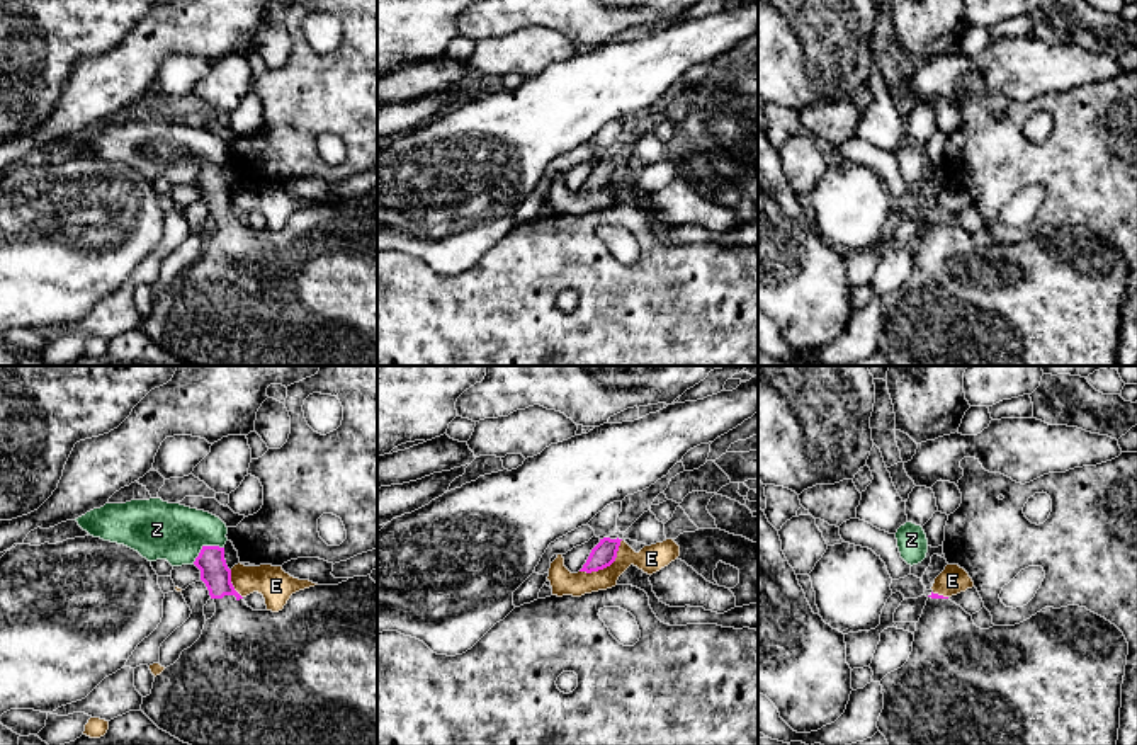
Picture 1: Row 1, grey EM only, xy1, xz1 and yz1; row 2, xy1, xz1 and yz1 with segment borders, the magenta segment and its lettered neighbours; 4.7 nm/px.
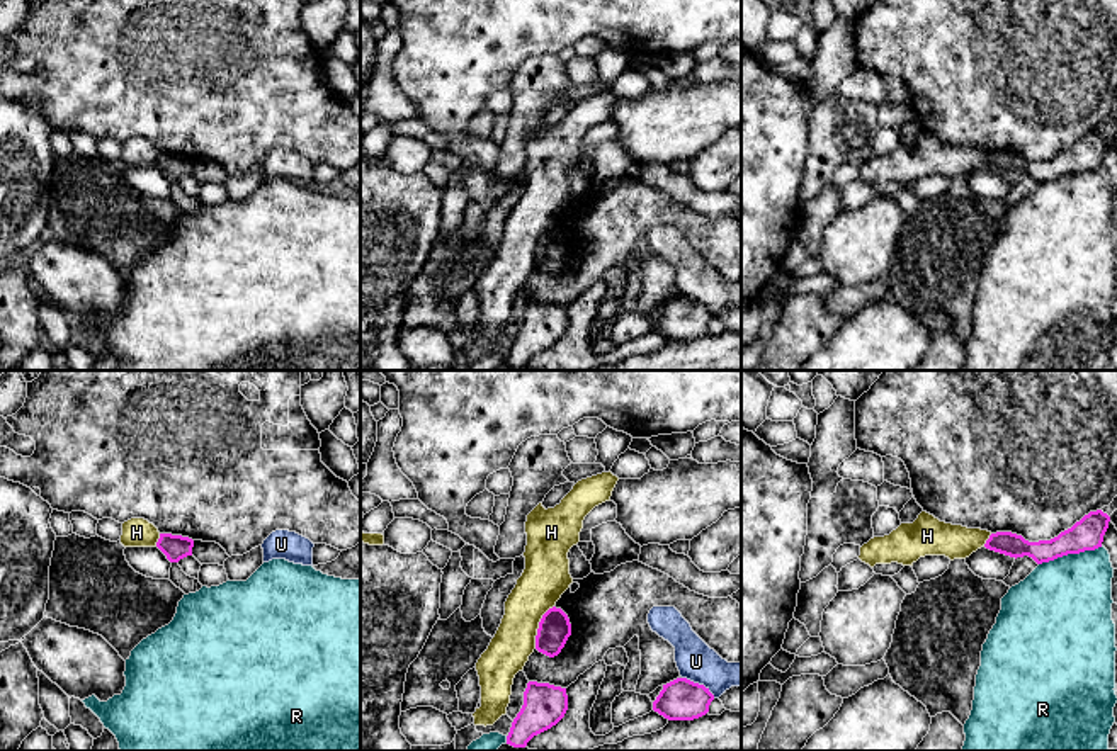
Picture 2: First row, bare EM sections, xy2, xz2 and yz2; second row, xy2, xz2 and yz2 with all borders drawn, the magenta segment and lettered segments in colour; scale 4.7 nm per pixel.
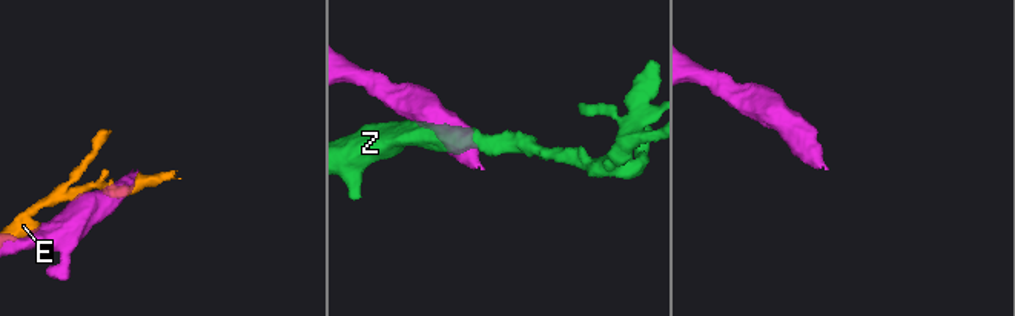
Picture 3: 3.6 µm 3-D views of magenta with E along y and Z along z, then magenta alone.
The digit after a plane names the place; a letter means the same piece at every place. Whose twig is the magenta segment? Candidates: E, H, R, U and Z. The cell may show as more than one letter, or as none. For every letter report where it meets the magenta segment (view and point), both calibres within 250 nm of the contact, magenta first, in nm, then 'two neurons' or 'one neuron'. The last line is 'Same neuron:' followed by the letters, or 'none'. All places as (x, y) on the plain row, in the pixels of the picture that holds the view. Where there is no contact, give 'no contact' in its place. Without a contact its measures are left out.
E: xz1 (607, 184) | 110/130 nm | two neurons
H: xz2 (539, 247) | 150/220 nm | two neurons
R: yz2 (1070, 172) | 150/440 nm | two neurons
U: xz2 (697, 303) | 190/190 nm | two neurons
Z: xy1 (204, 165) | 140/280 nm | two neurons
Same neuron: none

